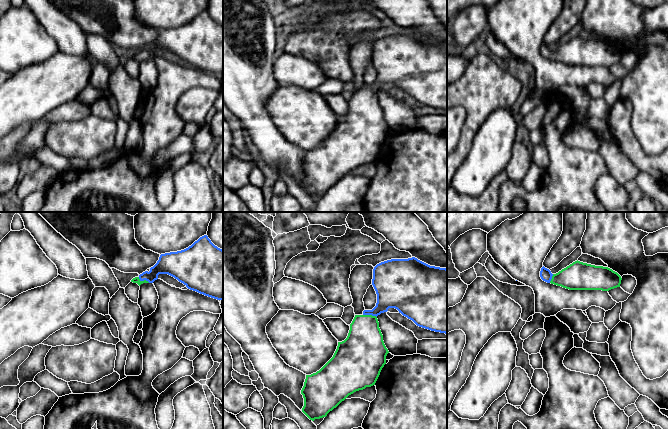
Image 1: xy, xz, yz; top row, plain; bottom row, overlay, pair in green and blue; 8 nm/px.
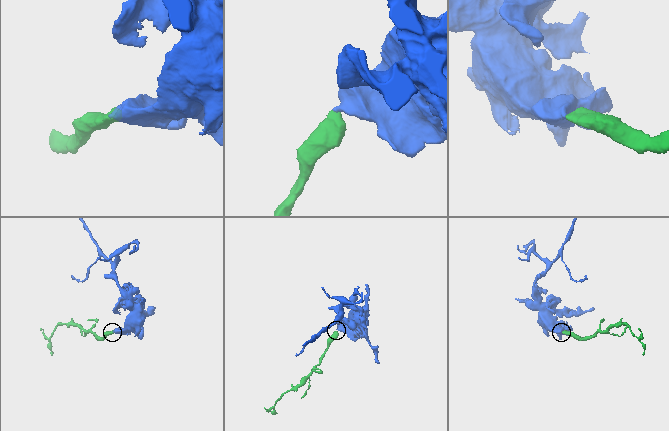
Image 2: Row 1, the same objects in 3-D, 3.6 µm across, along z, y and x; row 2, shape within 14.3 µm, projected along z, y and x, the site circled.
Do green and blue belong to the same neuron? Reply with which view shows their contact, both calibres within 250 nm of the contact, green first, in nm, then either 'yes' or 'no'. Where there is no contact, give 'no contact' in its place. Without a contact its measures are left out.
meets green in xz; 320 nm thick on the green side, 240 nm on the other; yes

